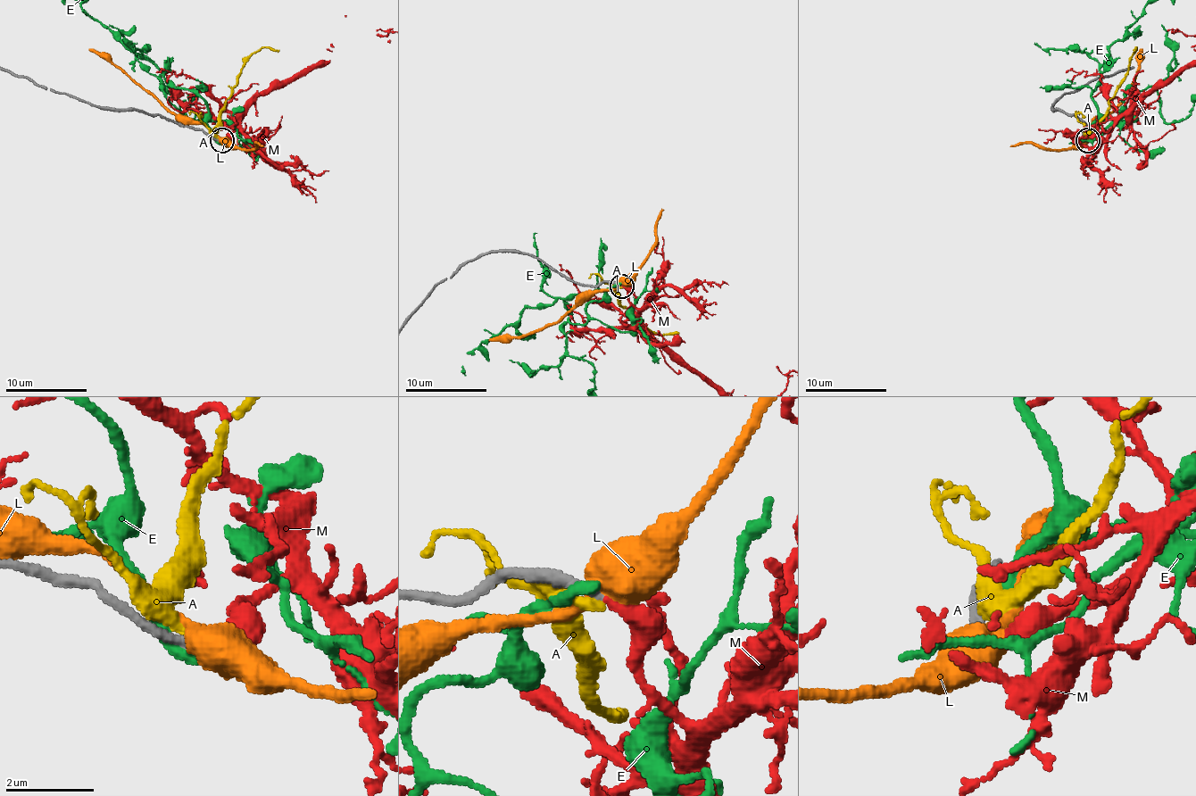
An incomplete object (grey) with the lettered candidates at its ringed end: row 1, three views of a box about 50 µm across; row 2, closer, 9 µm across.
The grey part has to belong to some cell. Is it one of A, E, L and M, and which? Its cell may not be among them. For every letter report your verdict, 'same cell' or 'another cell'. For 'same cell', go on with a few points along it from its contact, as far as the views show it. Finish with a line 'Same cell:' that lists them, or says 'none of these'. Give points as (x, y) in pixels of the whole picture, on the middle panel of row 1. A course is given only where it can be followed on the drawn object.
A: another cell
E: another cell
L: another cell
M: same cell
Same cell: M

